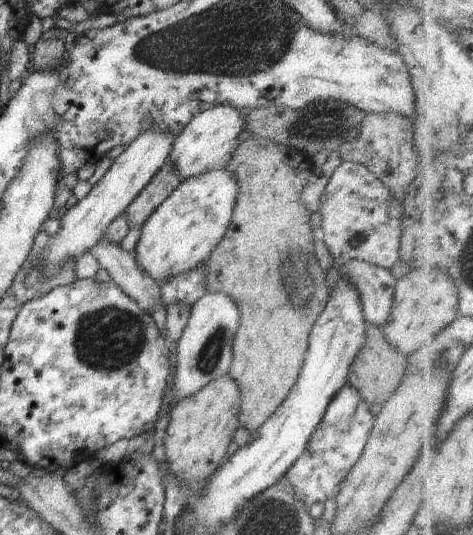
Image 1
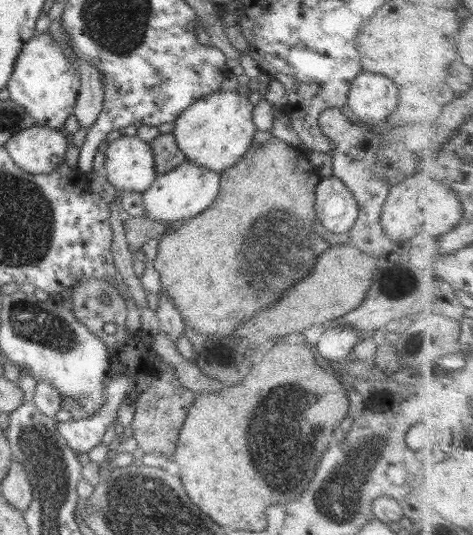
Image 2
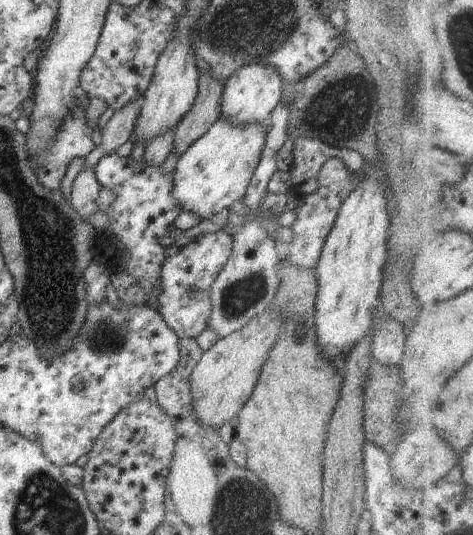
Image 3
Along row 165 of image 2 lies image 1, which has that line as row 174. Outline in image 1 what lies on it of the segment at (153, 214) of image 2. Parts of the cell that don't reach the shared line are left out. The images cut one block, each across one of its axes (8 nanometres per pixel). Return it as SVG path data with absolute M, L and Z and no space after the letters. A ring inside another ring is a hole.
M217 105L196 114L172 146L169 161L175 165L181 180L200 175L209 169L222 169L241 144L238 136L245 130L245 112L231 105Z

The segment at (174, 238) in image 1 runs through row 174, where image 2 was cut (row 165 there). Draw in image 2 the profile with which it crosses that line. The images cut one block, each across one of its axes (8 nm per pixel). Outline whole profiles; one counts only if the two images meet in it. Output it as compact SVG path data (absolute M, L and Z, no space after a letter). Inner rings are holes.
M242 89L235 92L218 90L180 113L173 122L172 133L185 160L220 174L240 162L258 131L253 123L254 108L256 106L250 103Z

